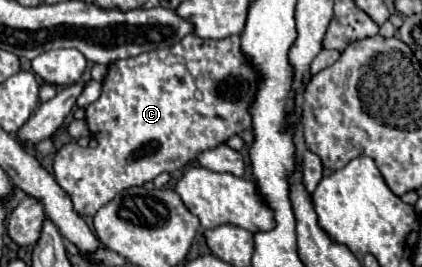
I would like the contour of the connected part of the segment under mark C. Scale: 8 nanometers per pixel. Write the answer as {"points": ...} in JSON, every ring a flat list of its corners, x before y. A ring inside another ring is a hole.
{"points":[[186,35,180,43,170,45,170,47,162,47,162,49,154,49,154,51,146,51,140,53,138,57,130,57,130,59,118,59,114,63,108,65,108,73,102,81,102,95,96,103,92,103,86,109,86,123,92,131,92,135,98,141,98,147,90,149,90,147,80,147,76,143,66,143,62,145,62,149,58,149,58,153,54,155,54,177,58,181,58,185,72,197,74,203,74,211,82,217,86,215,94,215,102,205,110,203,120,191,128,189,128,187,140,187,146,181,152,181,156,175,160,173,172,173,176,169,186,167,188,163,192,163,196,159,196,155,200,151,206,151,208,147,216,147,220,143,224,143,230,135,242,133,244,129,250,129,250,115,248,115,248,107,256,95,256,87,258,87,258,77,254,77,256,73,252,71,252,67,248,63,244,63,244,59,240,59,240,37,226,37,226,39,200,39,194,35]]}

